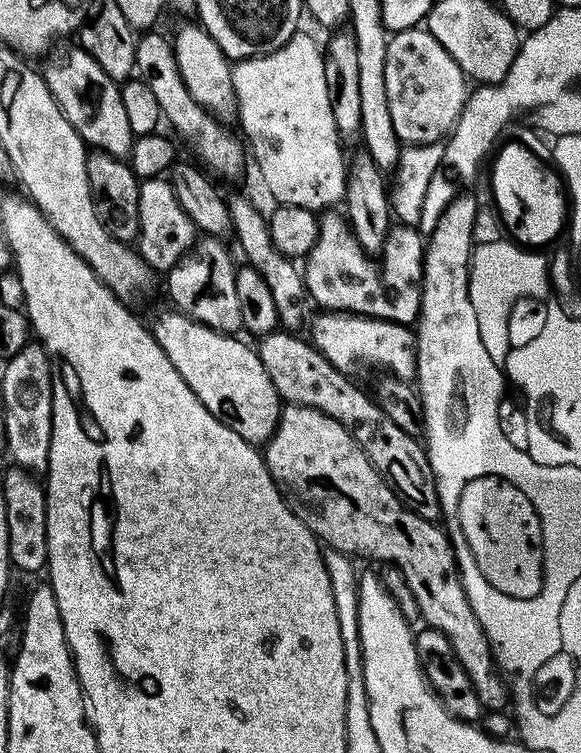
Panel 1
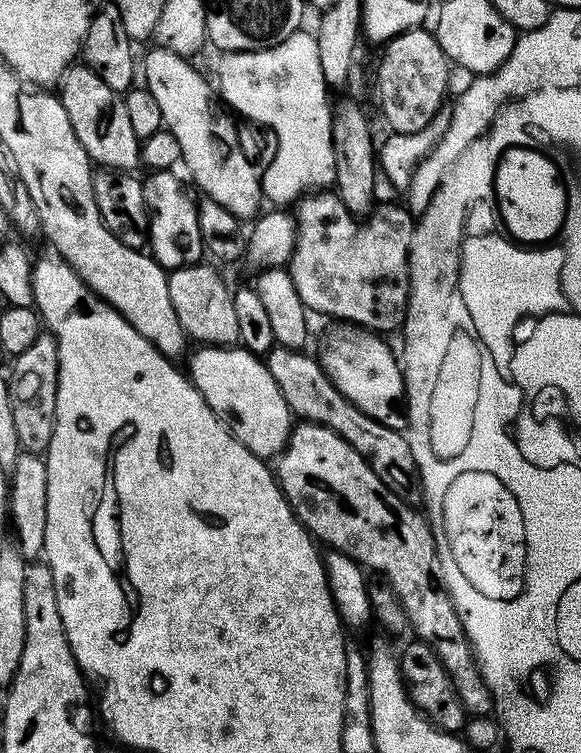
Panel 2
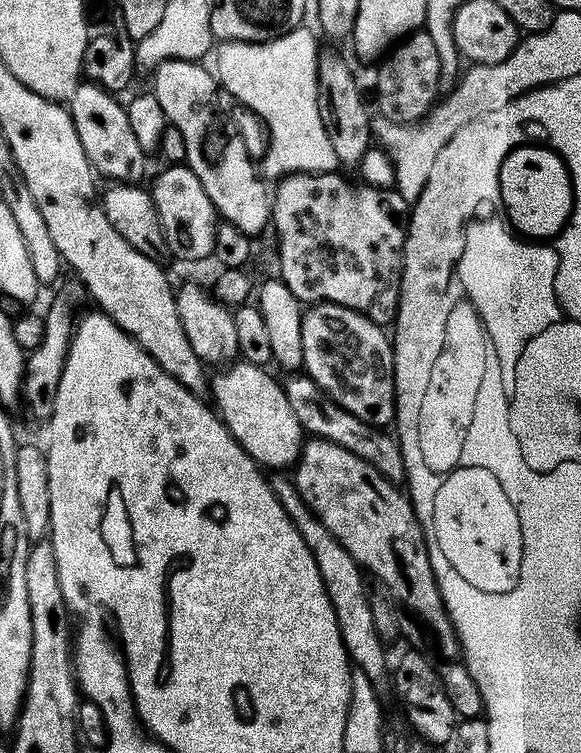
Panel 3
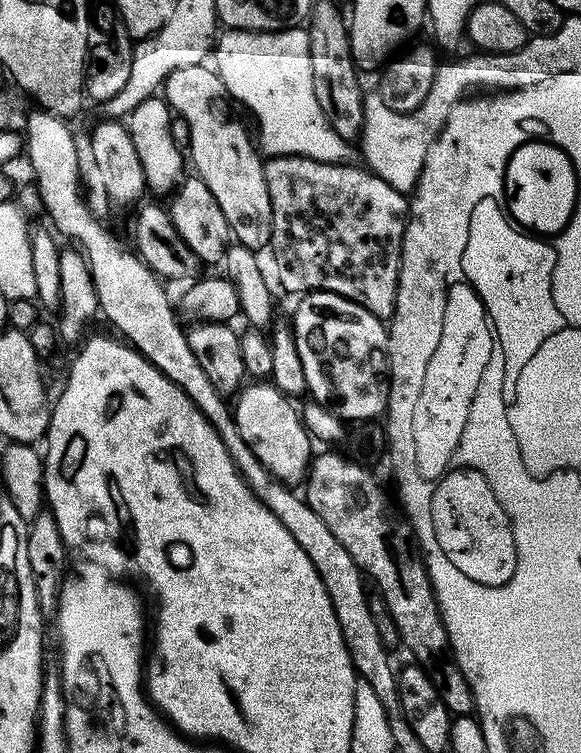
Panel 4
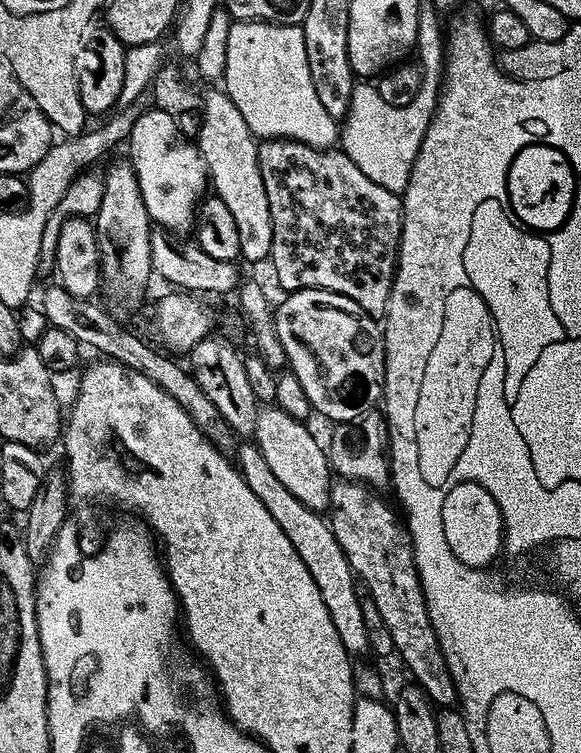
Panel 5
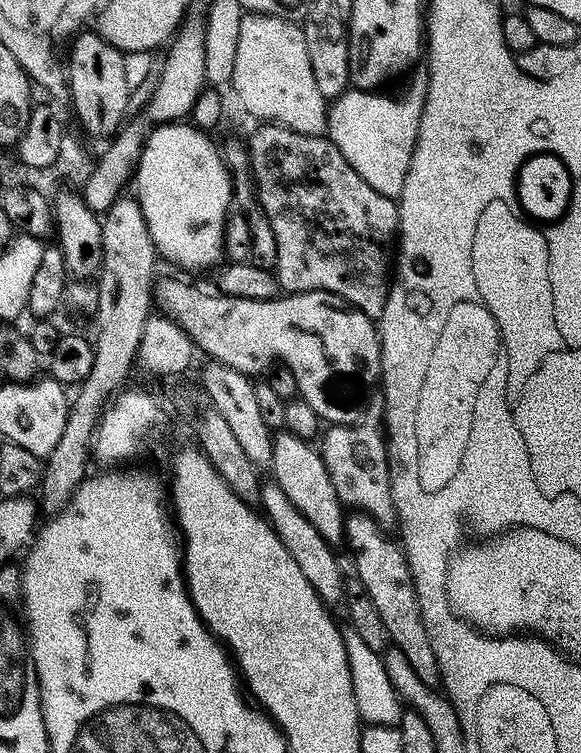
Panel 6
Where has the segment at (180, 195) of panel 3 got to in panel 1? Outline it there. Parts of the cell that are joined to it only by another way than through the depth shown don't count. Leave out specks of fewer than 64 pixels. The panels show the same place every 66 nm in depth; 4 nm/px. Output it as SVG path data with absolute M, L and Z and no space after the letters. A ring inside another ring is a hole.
M141 179L139 188L137 218L140 244L138 243L138 251L152 269L164 274L192 249L198 239L198 229L192 224L191 218L180 208L167 179Z

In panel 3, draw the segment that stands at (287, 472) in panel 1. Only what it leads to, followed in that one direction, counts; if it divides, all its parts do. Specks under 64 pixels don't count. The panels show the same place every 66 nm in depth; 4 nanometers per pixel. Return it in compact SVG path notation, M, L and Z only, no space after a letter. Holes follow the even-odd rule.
M309 439L307 443L303 445L300 458L294 465L294 473L295 472L296 476L294 475L294 483L298 490L298 494L306 501L308 508L315 514L317 519L322 522L322 526L326 526L326 530L330 530L330 534L334 534L334 538L338 538L338 542L342 542L344 549L353 556L357 564L360 565L365 573L371 574L371 572L373 572L373 574L384 583L381 584L383 591L388 593L389 598L392 599L393 604L396 605L397 612L400 614L400 630L403 639L405 641L408 639L409 642L412 643L409 645L411 645L415 651L422 653L422 655L424 655L434 666L438 678L444 683L446 694L450 698L450 706L454 706L457 717L466 720L477 719L484 711L482 694L478 694L478 686L474 686L474 678L470 678L470 670L466 670L466 666L464 665L464 656L460 653L460 640L456 636L456 631L452 625L452 619L449 618L447 610L444 609L444 603L440 597L440 587L436 584L436 576L432 572L432 563L428 557L428 547L424 541L424 531L418 522L416 511L412 509L411 499L409 499L397 485L390 483L374 465L368 464L362 458L358 458L353 452L346 450L342 446L331 444L329 440Z

